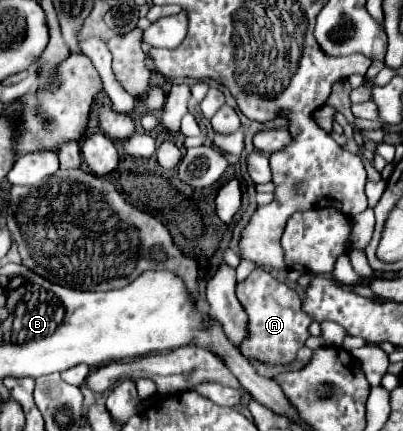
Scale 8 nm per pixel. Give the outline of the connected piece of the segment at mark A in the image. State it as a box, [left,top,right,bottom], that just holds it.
[237,270,313,366]

